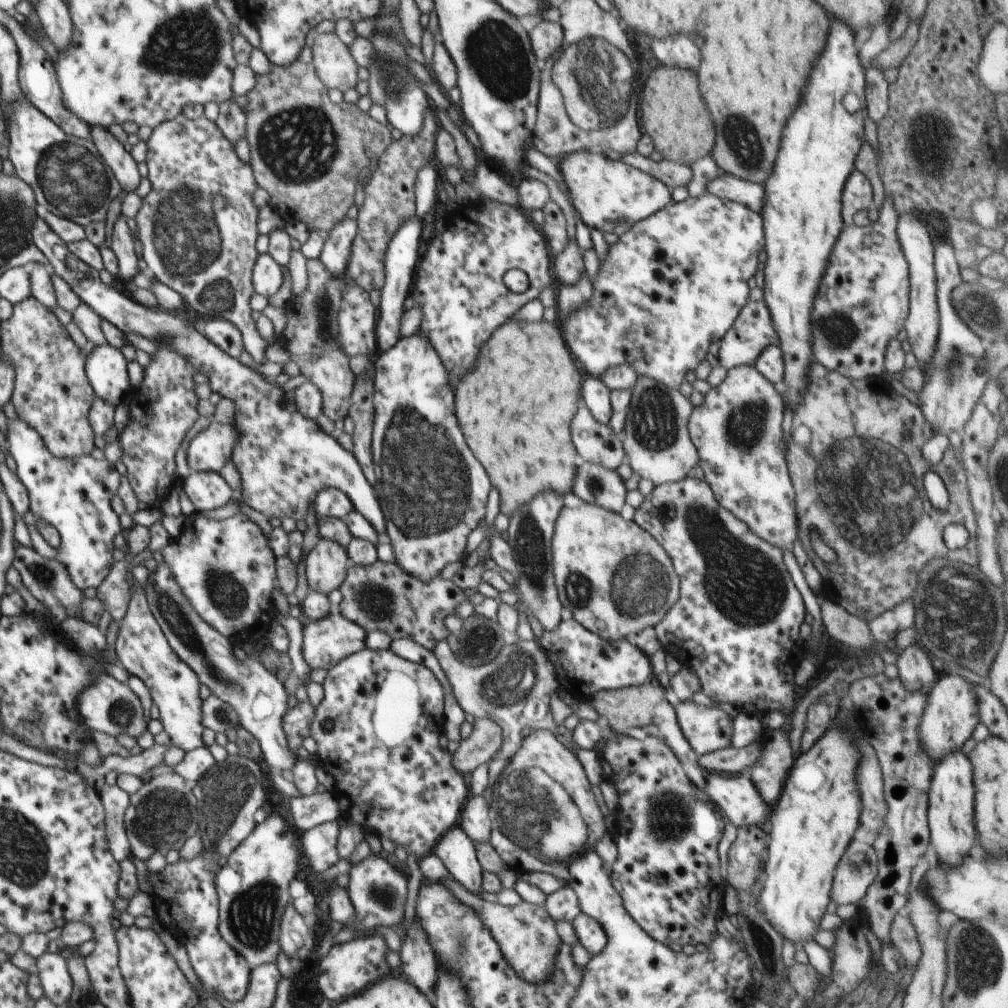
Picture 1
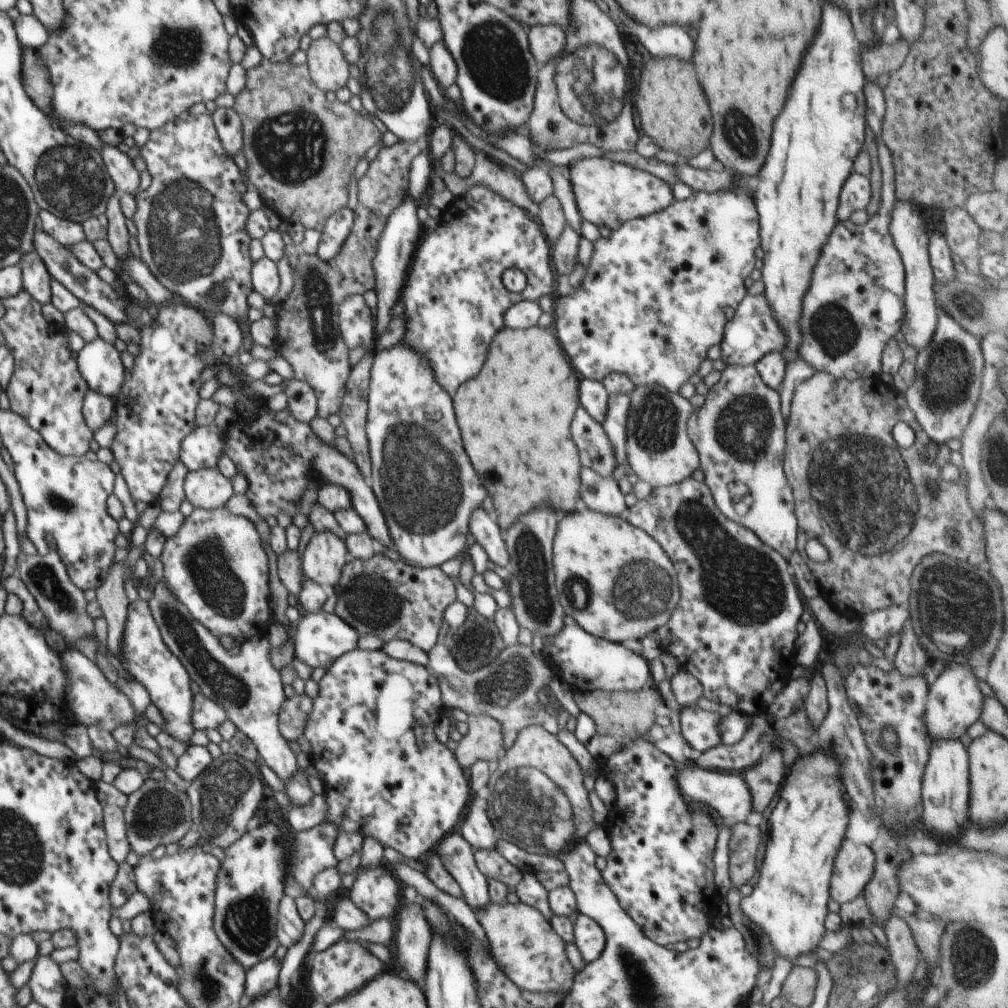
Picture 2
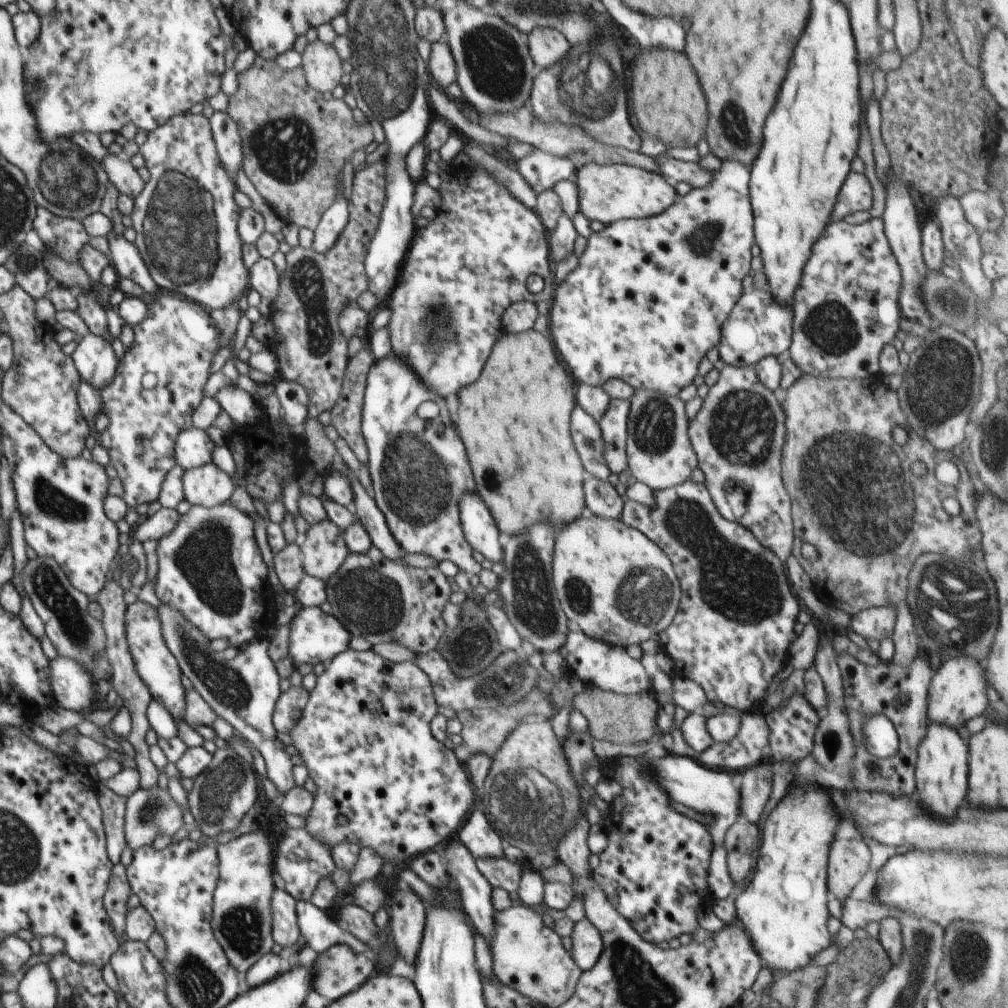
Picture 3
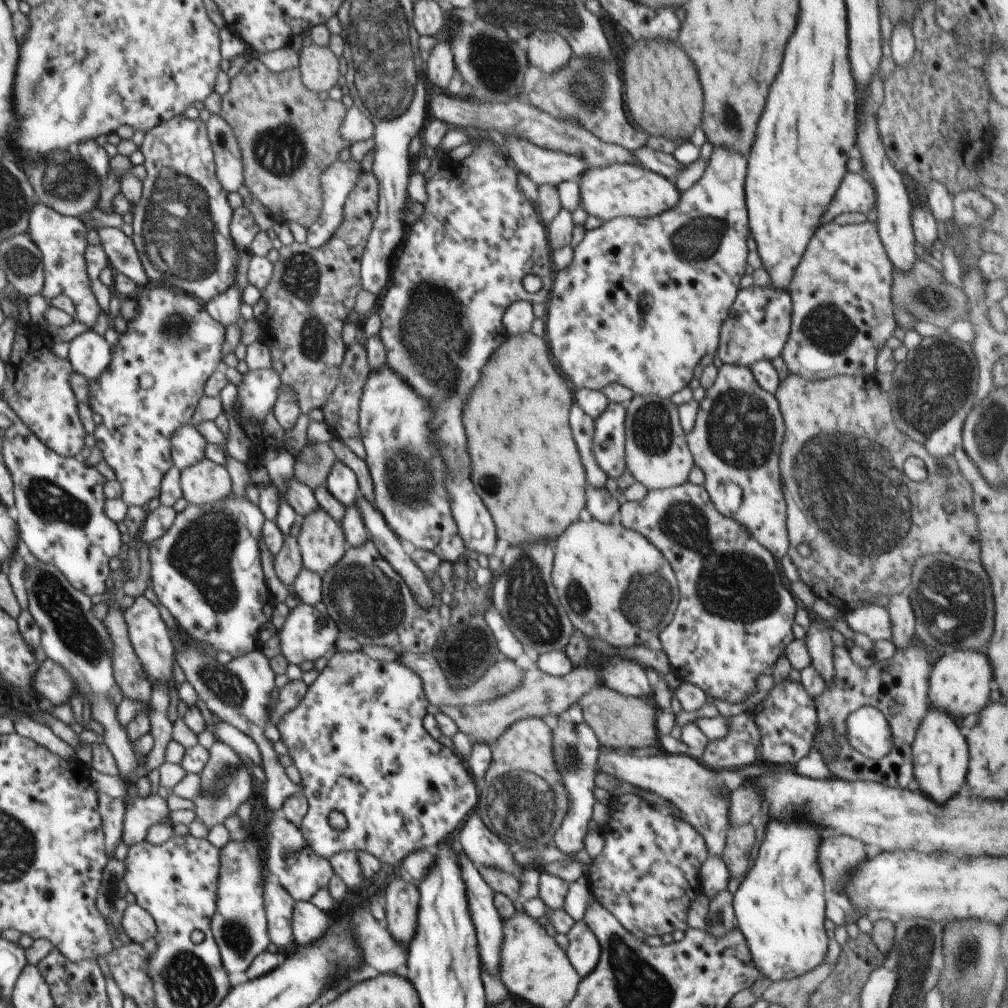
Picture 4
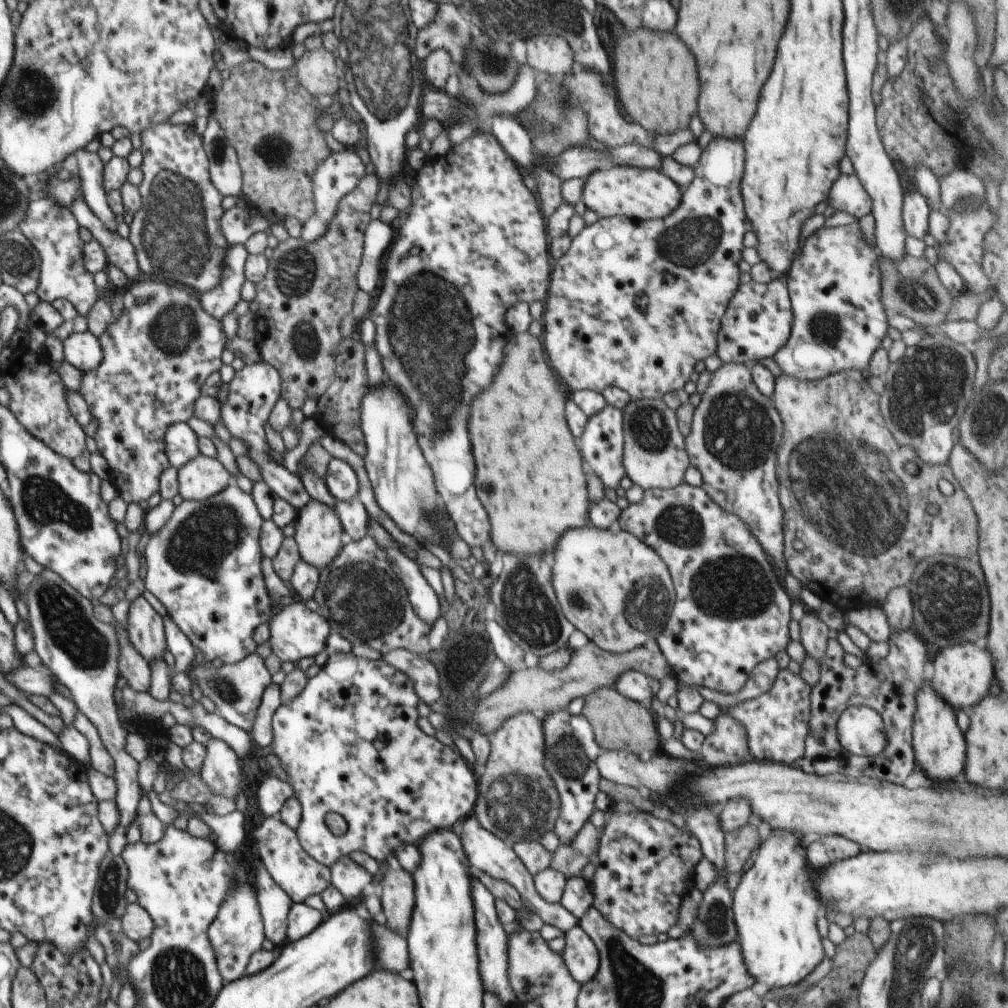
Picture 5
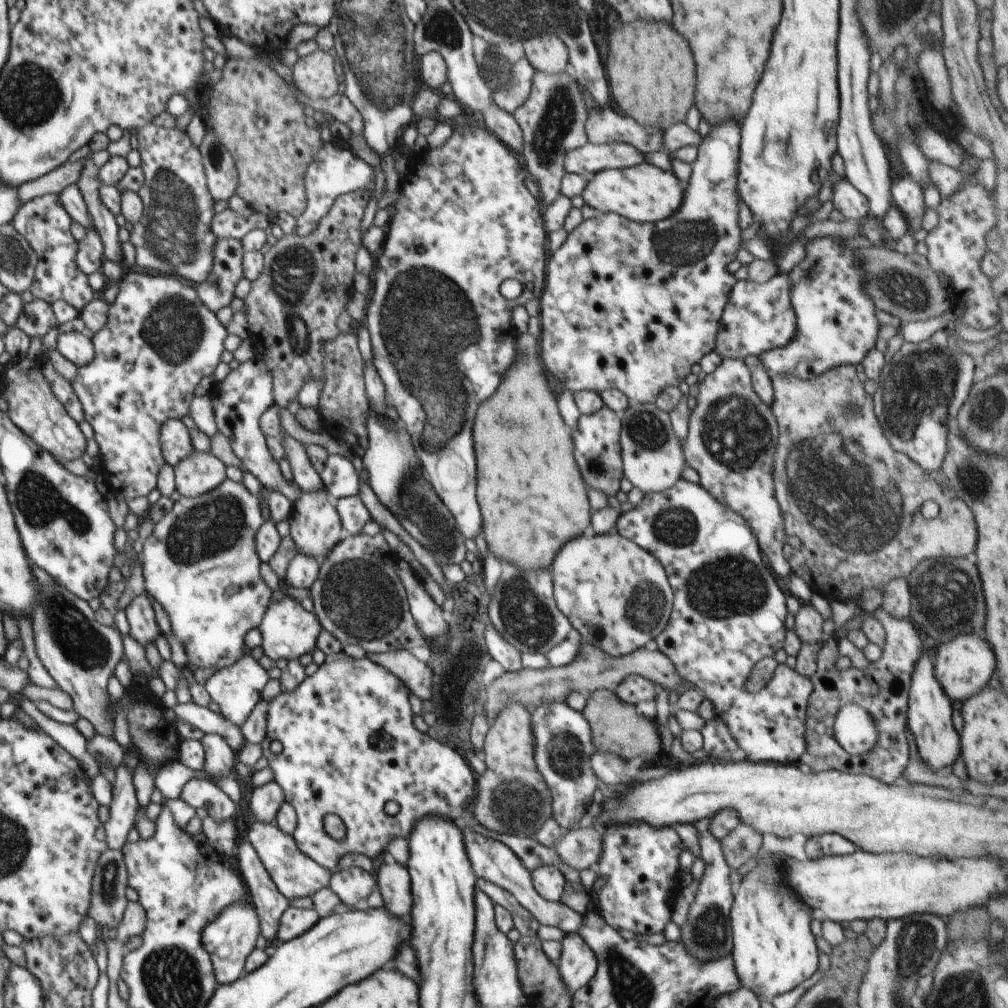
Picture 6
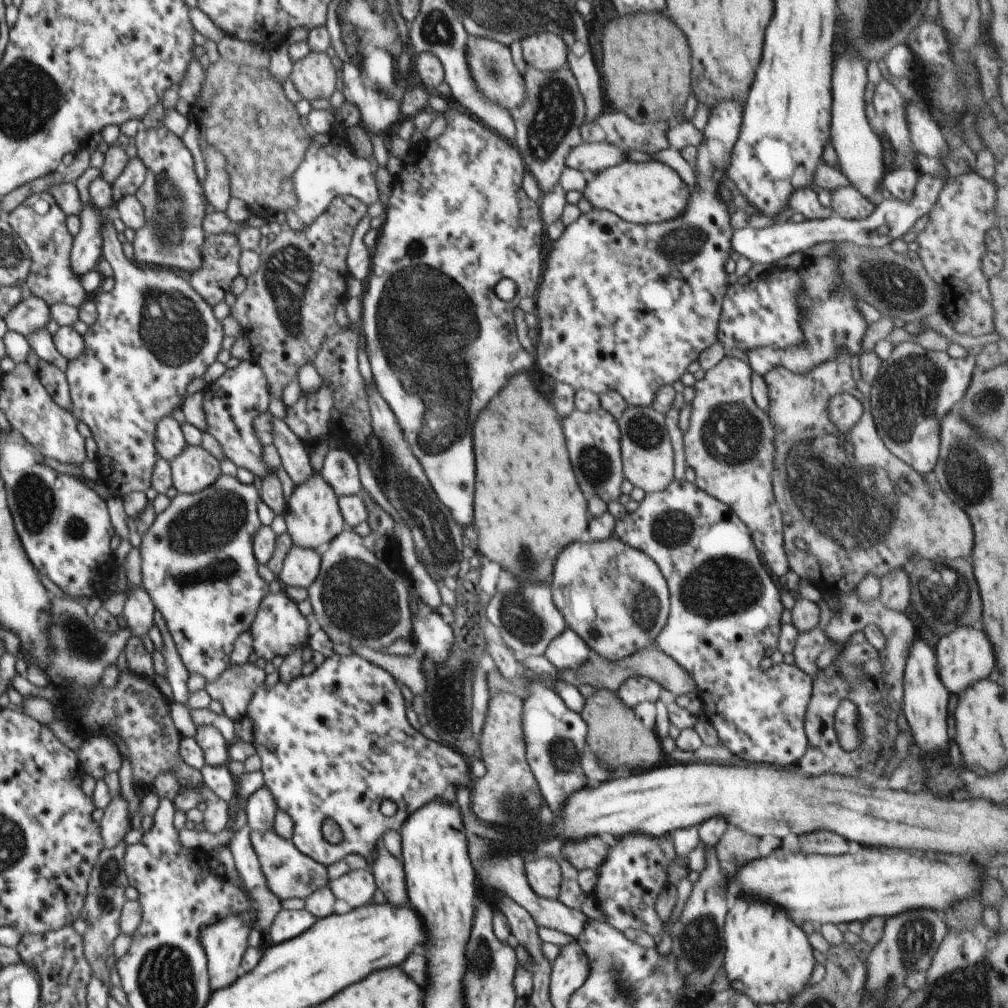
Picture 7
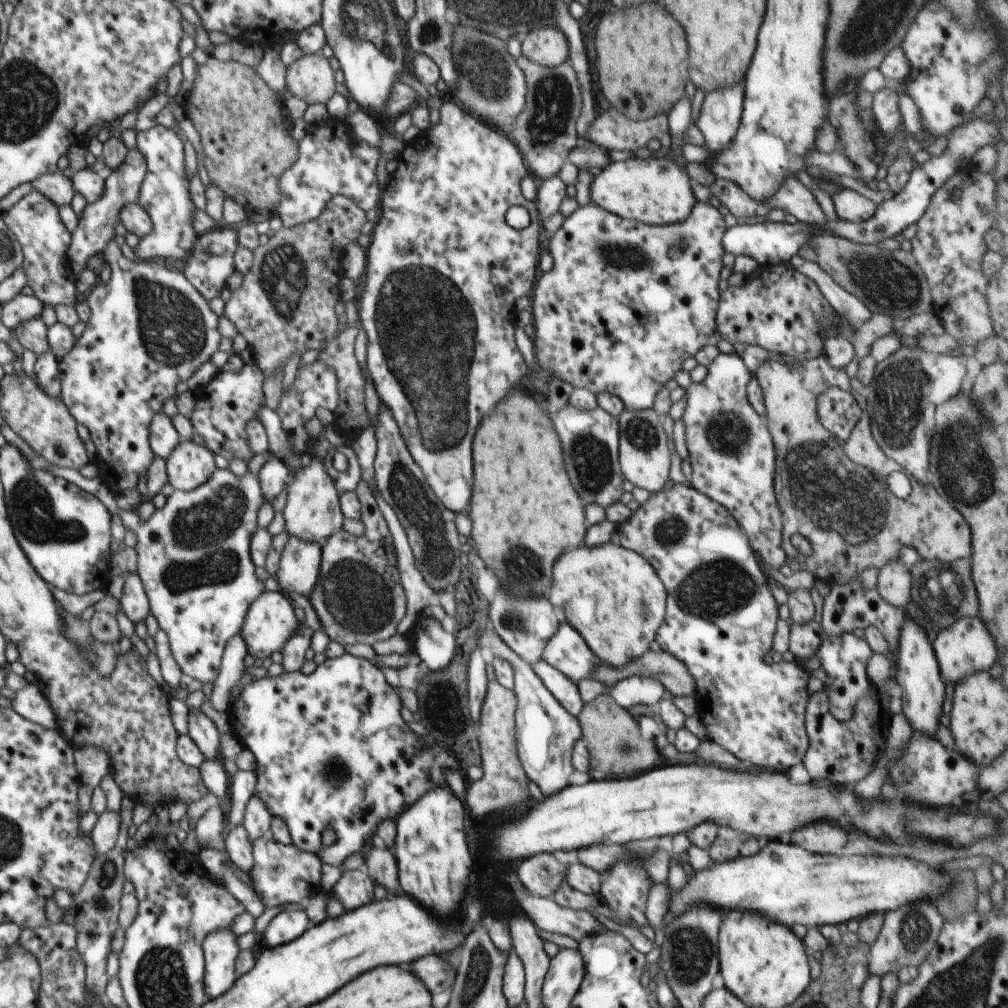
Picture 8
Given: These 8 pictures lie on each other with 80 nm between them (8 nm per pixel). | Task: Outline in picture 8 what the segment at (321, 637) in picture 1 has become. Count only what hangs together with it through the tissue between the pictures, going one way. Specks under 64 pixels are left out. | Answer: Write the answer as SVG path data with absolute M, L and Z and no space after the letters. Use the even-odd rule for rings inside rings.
M262 592L248 608L244 616L244 624L240 630L240 636L244 638L248 654L254 658L265 659L274 654L281 652L284 644L294 636L296 628L300 626L298 618L295 616L295 606L290 604L290 600L283 596L282 592Z

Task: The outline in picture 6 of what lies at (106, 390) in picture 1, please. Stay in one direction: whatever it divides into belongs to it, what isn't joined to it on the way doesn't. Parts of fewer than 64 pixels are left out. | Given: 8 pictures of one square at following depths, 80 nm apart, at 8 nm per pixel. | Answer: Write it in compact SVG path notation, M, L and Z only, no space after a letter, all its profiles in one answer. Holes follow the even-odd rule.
M72 331L60 334L56 349L76 367L90 365L95 356L91 336L86 331Z

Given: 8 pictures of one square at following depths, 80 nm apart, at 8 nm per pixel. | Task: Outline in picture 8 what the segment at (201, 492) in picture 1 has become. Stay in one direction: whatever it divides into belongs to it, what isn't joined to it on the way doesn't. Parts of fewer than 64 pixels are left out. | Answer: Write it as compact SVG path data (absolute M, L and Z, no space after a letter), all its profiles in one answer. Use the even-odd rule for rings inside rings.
M181 440L165 459L168 483L175 490L190 491L204 484L216 470L214 454L192 440Z

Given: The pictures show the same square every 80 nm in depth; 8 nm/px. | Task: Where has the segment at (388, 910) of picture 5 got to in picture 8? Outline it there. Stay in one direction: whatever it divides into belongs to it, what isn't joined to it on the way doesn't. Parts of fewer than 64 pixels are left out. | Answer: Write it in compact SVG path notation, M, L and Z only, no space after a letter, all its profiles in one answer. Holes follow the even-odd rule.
M373 847L365 857L363 869L368 872L370 879L388 892L396 892L398 888L398 866L390 848Z

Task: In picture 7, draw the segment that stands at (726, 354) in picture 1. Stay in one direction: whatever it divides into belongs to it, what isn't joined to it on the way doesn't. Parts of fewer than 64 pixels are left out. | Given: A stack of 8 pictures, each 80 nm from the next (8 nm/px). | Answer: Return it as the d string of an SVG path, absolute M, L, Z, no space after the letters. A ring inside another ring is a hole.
M776 270L752 280L748 284L732 284L722 300L722 315L718 320L717 340L726 354L730 350L744 352L752 348L776 348L786 350L804 344L802 332L802 308L798 298L802 294L802 278L797 270Z

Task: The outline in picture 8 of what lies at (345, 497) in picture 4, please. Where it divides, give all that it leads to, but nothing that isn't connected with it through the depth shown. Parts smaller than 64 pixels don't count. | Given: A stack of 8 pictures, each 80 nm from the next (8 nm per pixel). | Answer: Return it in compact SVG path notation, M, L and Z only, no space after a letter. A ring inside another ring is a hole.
M348 443L345 445L334 446L330 453L340 452L348 459L348 470L346 472L338 472L333 466L333 458L331 455L324 460L324 466L326 466L326 472L330 474L330 478L336 486L336 491L339 494L342 492L355 492L358 482L361 480L361 469L360 464L358 463L358 458L356 454L352 451L352 448L348 446Z

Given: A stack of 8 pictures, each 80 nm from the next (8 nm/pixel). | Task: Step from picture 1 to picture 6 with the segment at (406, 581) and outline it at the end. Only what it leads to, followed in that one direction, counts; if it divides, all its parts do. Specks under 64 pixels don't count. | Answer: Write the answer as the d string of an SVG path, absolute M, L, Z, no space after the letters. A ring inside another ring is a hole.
M383 533L376 536L365 534L343 536L341 542L320 561L319 576L309 592L314 601L315 616L323 630L330 632L342 645L360 646L367 653L386 653L405 649L429 647L429 642L413 617L407 602L407 593L395 570L398 562Z

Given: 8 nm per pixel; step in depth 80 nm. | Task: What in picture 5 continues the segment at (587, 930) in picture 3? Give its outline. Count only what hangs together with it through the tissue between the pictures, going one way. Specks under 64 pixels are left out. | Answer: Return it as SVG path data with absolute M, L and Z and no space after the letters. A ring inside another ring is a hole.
M574 926L565 933L566 948L562 952L562 960L570 972L570 976L580 986L594 979L599 968L599 953L590 940L590 936L580 928Z

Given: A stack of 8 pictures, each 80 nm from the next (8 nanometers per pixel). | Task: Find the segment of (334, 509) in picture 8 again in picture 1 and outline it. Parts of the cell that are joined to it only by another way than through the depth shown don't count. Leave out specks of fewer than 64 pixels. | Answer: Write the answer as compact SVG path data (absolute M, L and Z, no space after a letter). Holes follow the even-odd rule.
M320 538L306 556L306 576L310 590L326 595L338 590L350 566L347 548L328 538Z

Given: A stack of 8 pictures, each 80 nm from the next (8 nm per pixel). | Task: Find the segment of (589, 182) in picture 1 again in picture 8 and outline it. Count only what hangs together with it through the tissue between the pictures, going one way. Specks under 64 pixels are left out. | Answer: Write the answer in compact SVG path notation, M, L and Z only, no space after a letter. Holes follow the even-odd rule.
M684 94L666 116L672 157L658 154L646 160L635 158L625 162L611 162L607 168L602 169L598 176L594 177L590 186L590 198L593 204L620 218L636 220L654 228L668 226L668 224L680 224L690 216L697 200L691 188L691 179L686 172L688 162L682 154L682 148L685 145L684 134L693 123L690 96Z

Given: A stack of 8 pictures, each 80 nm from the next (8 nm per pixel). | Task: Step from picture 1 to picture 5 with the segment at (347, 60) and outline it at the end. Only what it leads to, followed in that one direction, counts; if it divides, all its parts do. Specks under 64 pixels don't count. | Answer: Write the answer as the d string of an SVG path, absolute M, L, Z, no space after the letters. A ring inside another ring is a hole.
M324 47L304 52L294 67L301 86L314 98L338 92L340 73L336 58Z

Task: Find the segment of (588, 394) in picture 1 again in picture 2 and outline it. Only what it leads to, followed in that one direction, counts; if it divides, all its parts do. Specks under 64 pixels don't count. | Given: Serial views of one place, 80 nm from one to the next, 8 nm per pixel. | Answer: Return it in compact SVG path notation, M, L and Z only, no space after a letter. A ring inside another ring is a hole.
M583 378L579 382L578 394L580 394L580 407L602 425L606 419L610 396L603 382Z

